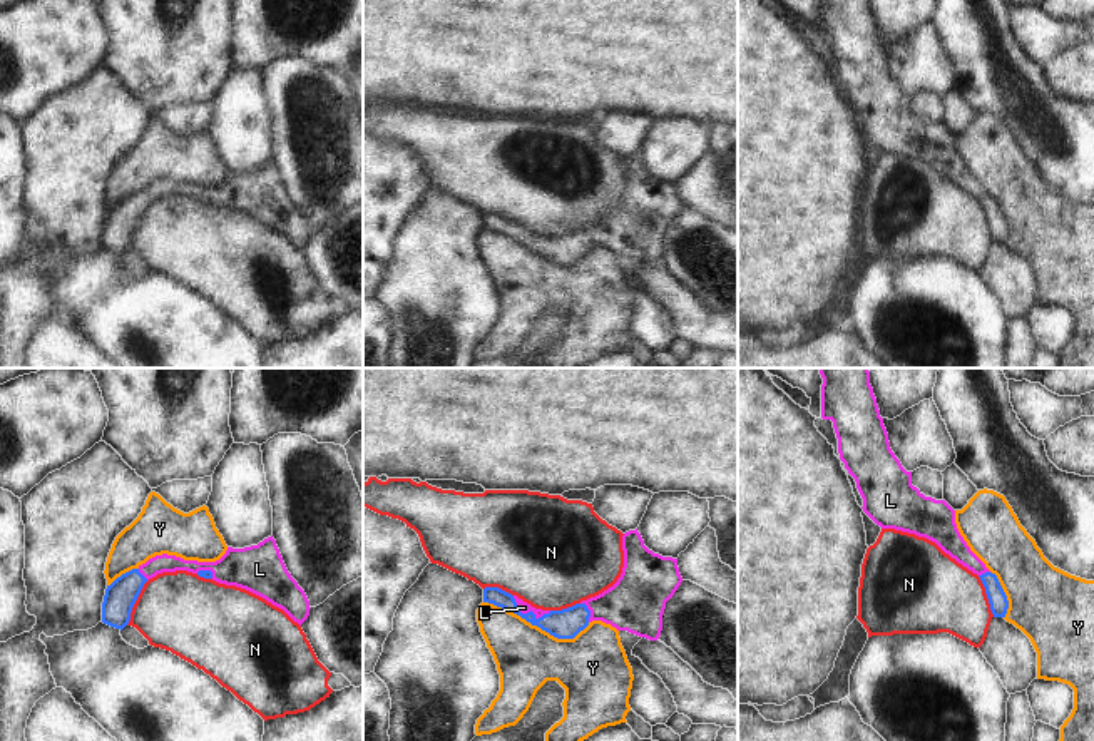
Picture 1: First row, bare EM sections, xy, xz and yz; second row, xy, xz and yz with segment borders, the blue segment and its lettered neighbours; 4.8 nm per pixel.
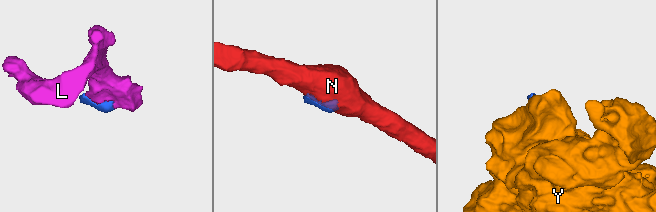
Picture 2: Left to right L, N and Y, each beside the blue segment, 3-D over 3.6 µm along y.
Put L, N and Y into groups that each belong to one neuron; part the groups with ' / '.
L / N / Y

